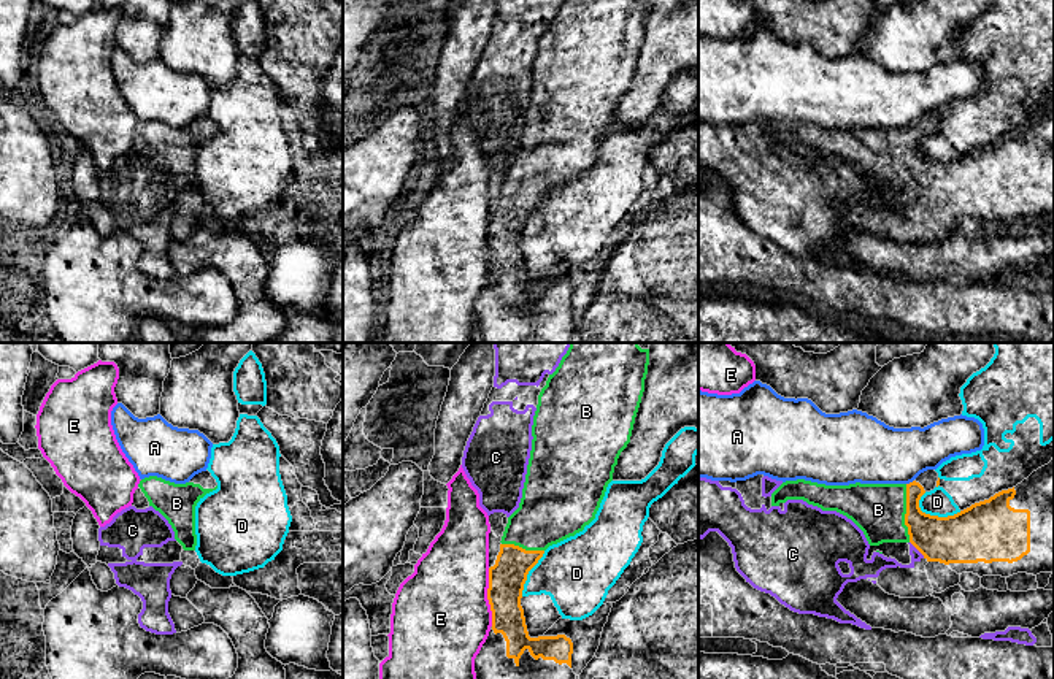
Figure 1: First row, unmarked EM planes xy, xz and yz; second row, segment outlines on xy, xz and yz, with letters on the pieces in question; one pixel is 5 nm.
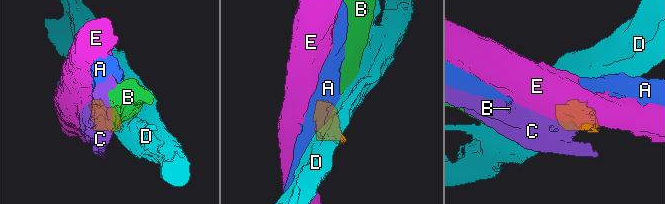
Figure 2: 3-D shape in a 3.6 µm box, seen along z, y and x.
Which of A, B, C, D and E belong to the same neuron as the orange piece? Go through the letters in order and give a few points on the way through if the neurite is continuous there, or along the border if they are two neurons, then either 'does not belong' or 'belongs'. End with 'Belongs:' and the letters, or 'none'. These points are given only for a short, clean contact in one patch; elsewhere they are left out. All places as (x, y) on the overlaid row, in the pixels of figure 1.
A: along yz (913, 479), (907, 484) | does not belong
B: belongs
C: along yz (910, 541), (924, 557) | does not belong
D: does not belong
E: does not belong
Belongs: B

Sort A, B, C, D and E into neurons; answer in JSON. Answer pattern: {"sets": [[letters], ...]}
{"sets": [["A"], ["B"], ["C"], ["D"], ["E"]]}

